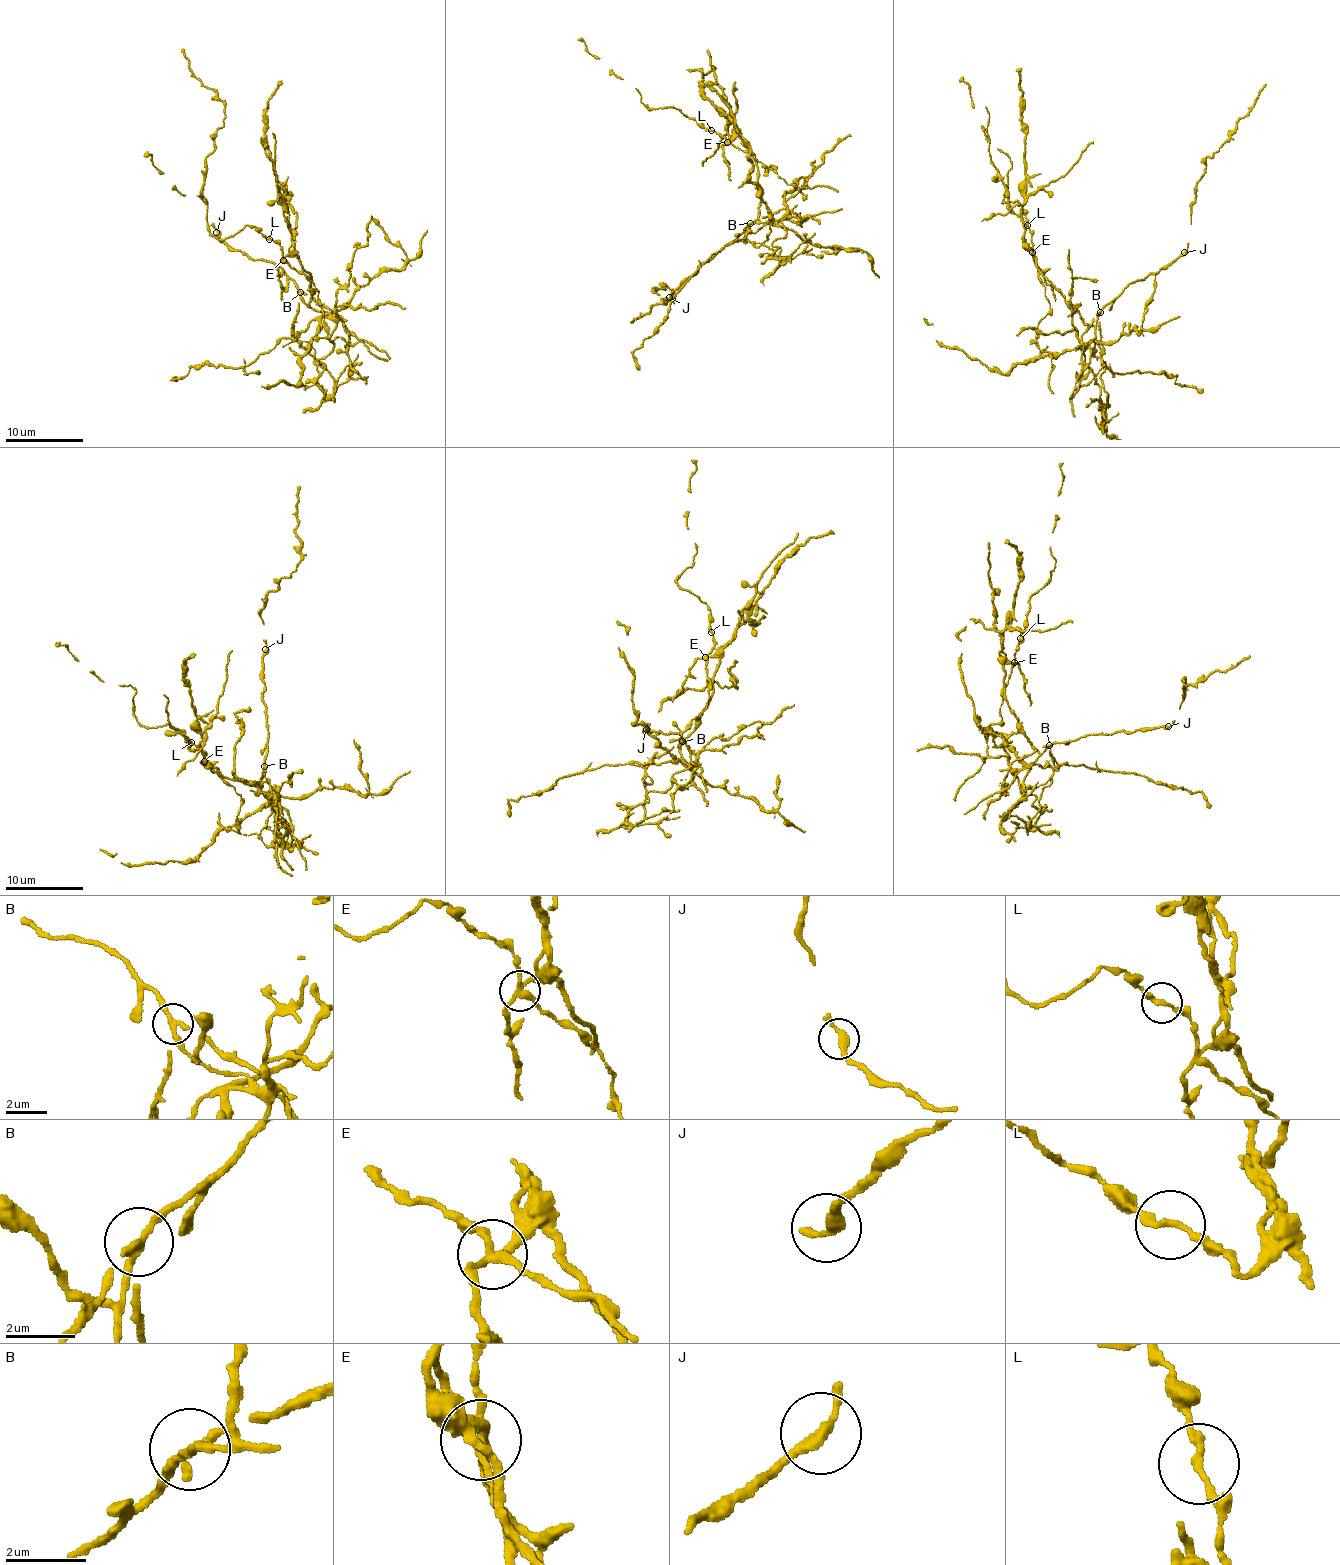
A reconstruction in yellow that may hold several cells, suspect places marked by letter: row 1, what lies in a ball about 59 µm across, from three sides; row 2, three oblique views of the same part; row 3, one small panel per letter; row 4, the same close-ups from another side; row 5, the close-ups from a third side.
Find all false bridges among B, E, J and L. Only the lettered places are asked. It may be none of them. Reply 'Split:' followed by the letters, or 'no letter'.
Split: B, E

